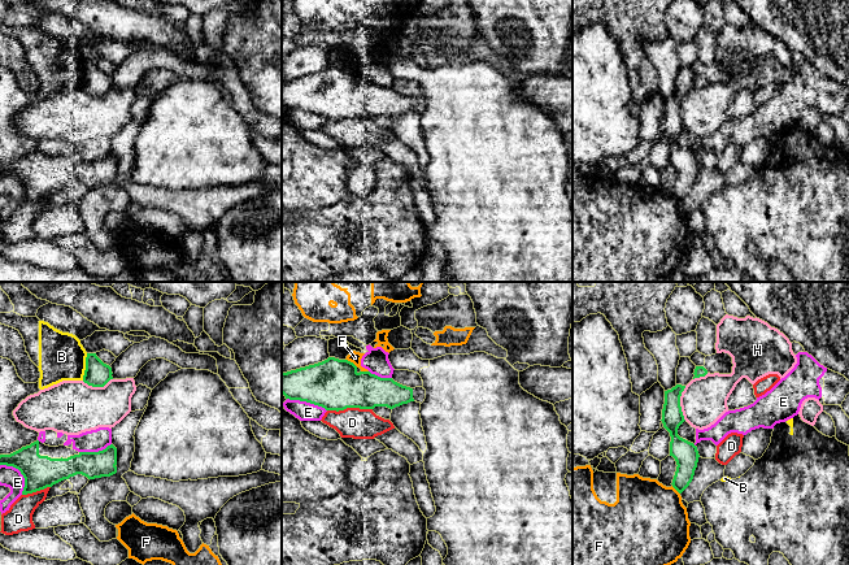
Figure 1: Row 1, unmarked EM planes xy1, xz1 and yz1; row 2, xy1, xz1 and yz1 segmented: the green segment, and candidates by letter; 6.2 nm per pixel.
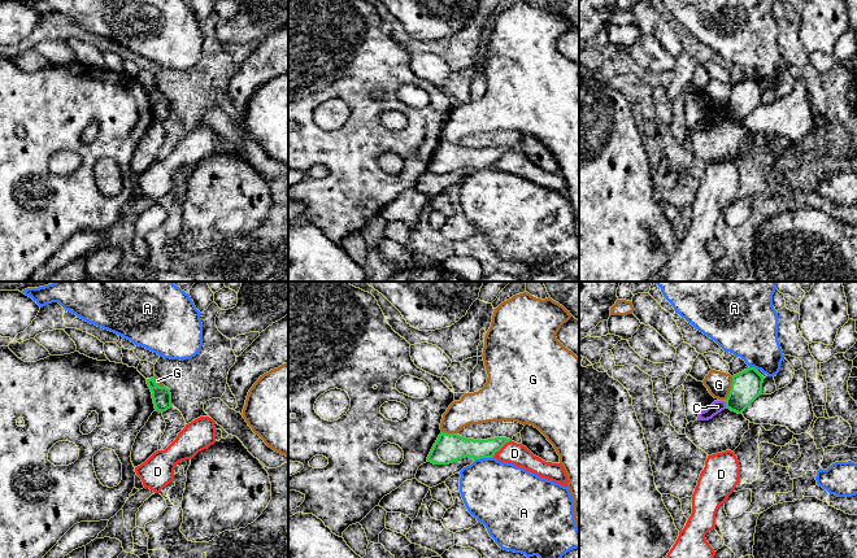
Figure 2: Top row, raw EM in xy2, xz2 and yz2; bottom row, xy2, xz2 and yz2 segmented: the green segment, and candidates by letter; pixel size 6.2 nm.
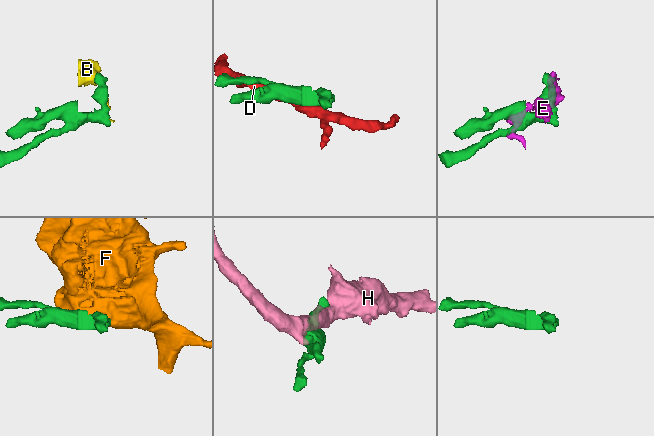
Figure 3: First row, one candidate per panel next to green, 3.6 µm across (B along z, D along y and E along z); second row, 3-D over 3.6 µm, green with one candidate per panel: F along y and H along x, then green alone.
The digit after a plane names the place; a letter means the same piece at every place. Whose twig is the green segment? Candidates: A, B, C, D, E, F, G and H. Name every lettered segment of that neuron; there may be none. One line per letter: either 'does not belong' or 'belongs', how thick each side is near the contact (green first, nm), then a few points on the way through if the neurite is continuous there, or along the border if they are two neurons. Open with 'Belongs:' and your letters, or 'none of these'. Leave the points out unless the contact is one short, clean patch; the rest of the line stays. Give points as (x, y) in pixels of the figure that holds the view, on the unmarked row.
Belongs: none of these
A: does not belong; 180 nm thick on the green side, 400 nm on the other; border along xz2 (492, 166), (481, 166), (474, 170)
B: does not belong; 160 nm thick on the green side, 280 nm on the other
C: does not belong; 190 nm thick on the green side, 80 nm on the other
D: does not belong; 320 nm thick on the green side, 190 nm on the other
E: does not belong; 200 nm thick on the green side, 130 nm on the other
F: does not belong; 320 nm thick on the green side, 70 nm on the other
G: does not belong; 190 nm thick on the green side, 150 nm on the other
H: does not belong; 130 nm thick on the green side, 280 nm on the other

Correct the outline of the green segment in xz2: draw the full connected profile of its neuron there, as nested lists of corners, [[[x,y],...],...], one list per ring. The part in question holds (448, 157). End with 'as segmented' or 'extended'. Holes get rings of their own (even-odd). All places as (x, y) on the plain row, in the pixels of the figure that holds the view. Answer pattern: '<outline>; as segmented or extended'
[[[441,141],[434,153],[427,170],[434,174],[449,174],[462,167],[493,167],[510,148],[495,147],[487,149],[466,148],[457,143]]]; as segmented

